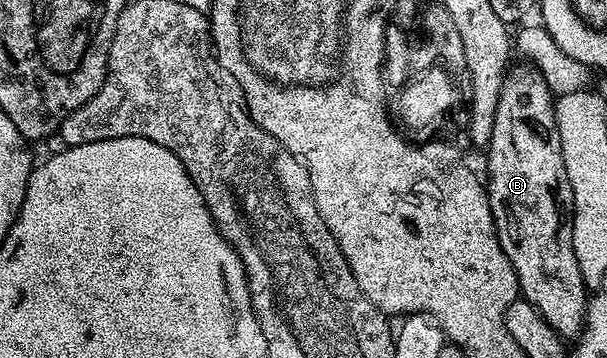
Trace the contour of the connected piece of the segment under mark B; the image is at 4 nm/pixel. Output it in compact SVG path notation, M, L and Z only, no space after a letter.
M532 64L515 65L505 74L495 113L495 127L487 146L487 188L491 215L495 219L499 243L511 267L517 272L520 296L531 302L562 338L576 338L585 324L587 286L579 271L579 259L575 259L573 192L567 179L567 167L563 163L563 147L559 139L555 112L555 94L549 89L540 71Z

